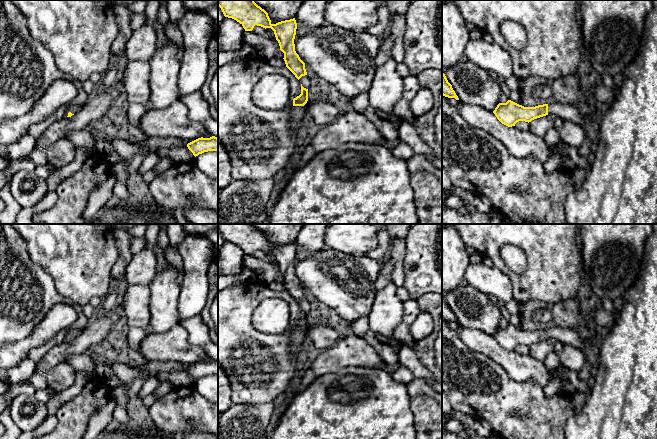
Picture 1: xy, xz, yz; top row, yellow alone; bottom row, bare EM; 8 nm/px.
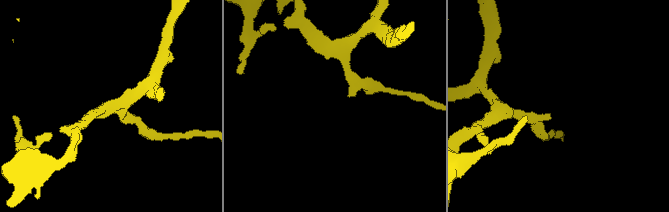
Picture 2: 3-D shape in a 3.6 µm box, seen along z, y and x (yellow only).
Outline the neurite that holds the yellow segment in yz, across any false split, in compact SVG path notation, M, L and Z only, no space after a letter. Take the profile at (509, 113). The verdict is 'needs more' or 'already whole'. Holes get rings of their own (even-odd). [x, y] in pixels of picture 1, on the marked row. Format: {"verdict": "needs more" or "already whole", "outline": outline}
{"verdict": "needs more", "outline": "M511 100L499 103L493 111L497 119L508 127L519 121L531 122L534 119L553 114L563 121L571 121L582 126L586 123L580 111L573 105L543 104L535 107L524 107Z"}

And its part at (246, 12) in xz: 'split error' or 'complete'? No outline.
complete

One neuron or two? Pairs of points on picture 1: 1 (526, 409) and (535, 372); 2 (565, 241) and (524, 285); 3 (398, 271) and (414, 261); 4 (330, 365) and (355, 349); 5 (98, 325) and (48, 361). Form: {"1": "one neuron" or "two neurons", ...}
{"1": "two neurons", "2": "one neuron", "3": "two neurons", "4": "one neuron", "5": "one neuron"}

